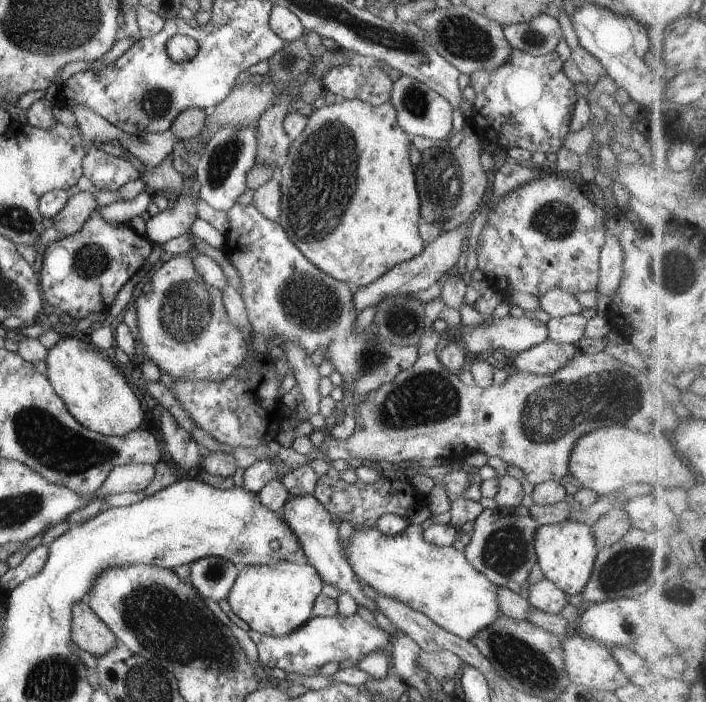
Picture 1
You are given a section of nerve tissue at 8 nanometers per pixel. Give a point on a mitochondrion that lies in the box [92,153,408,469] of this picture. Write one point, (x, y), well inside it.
(186, 313)

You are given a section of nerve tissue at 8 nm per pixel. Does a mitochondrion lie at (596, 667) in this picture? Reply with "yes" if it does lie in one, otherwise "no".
no

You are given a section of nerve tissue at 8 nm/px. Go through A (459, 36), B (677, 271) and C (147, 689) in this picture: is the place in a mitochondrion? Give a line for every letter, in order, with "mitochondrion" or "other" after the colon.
A: mitochondrion
B: mitochondrion
C: mitochondrion

